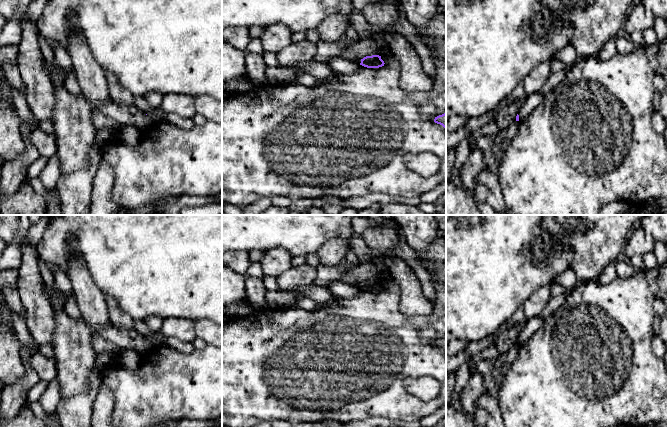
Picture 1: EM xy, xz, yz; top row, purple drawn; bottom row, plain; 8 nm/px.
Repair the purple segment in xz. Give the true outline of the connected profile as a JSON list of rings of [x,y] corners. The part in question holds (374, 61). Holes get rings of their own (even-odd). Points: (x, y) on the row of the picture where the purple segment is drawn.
[[[379,55],[366,56],[363,59],[361,59],[360,63],[360,65],[367,68],[379,68],[384,66],[384,64],[384,61],[381,59],[381,56]]]

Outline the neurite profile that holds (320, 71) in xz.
[[[309,61],[307,63],[299,63],[285,68],[291,68],[293,70],[301,70],[306,74],[310,74],[317,79],[325,79],[335,74],[335,72],[324,62],[315,63]]]

